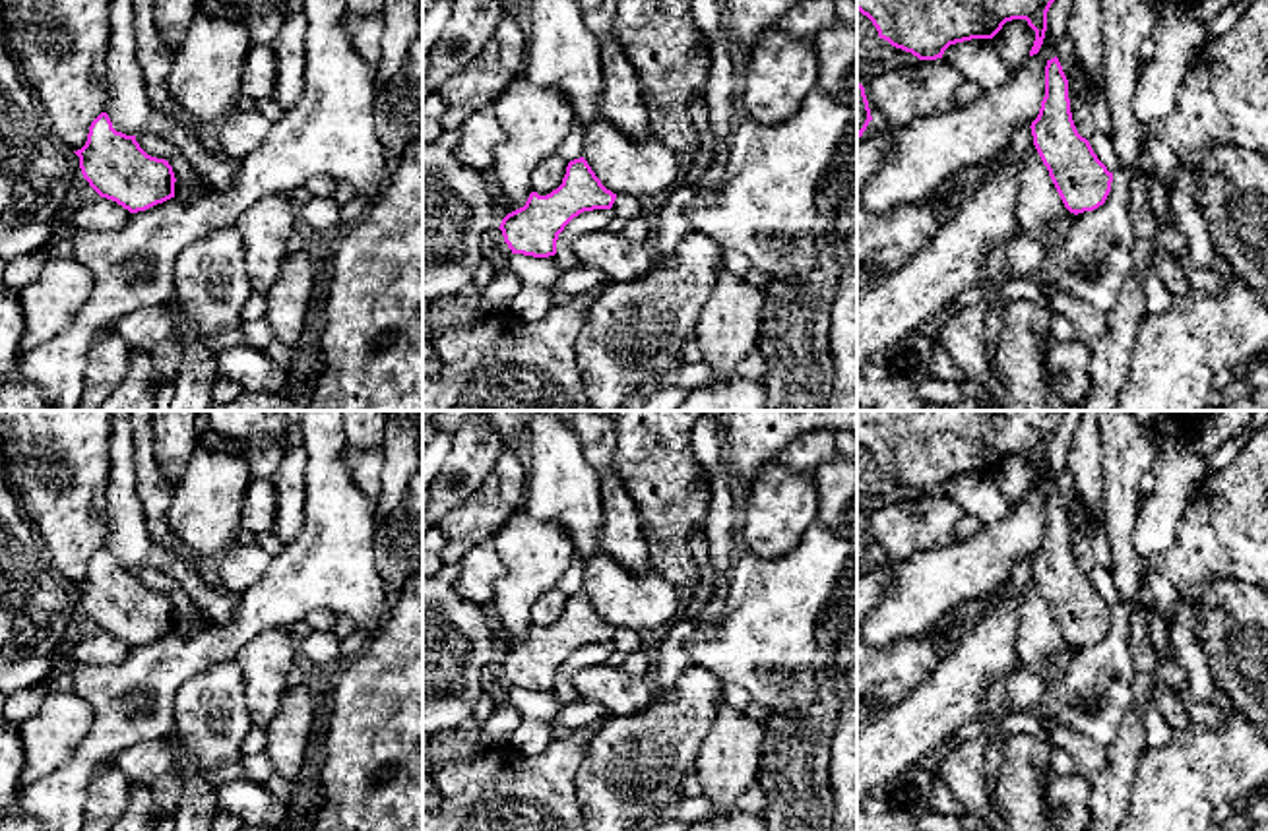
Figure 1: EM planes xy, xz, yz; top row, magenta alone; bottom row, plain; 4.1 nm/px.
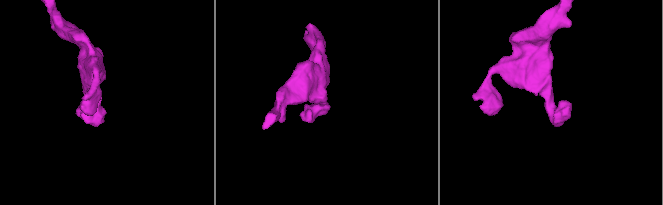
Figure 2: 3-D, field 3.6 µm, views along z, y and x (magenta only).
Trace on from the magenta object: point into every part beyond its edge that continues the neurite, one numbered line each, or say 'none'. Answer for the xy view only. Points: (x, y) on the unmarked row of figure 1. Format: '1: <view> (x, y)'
none

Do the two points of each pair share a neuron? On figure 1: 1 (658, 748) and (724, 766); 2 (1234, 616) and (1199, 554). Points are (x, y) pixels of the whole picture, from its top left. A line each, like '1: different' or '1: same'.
1: different
2: different

